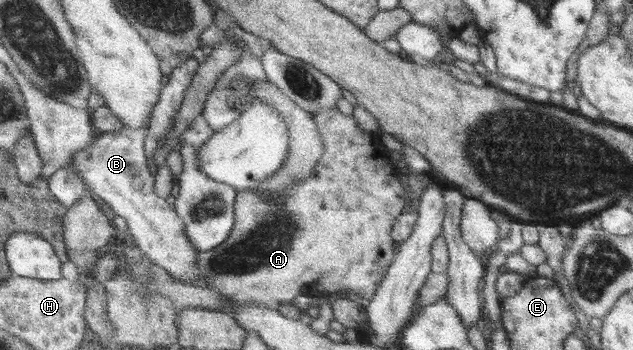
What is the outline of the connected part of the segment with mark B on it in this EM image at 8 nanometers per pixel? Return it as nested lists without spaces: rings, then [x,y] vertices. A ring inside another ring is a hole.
[[[151,120],[144,129],[104,133],[90,148],[76,154],[68,165],[80,173],[96,198],[102,198],[116,215],[125,218],[130,240],[142,249],[149,262],[165,268],[183,284],[207,288],[208,282],[199,264],[200,252],[186,232],[185,220],[175,205],[156,194],[156,175],[152,175],[146,156],[150,123]]]

